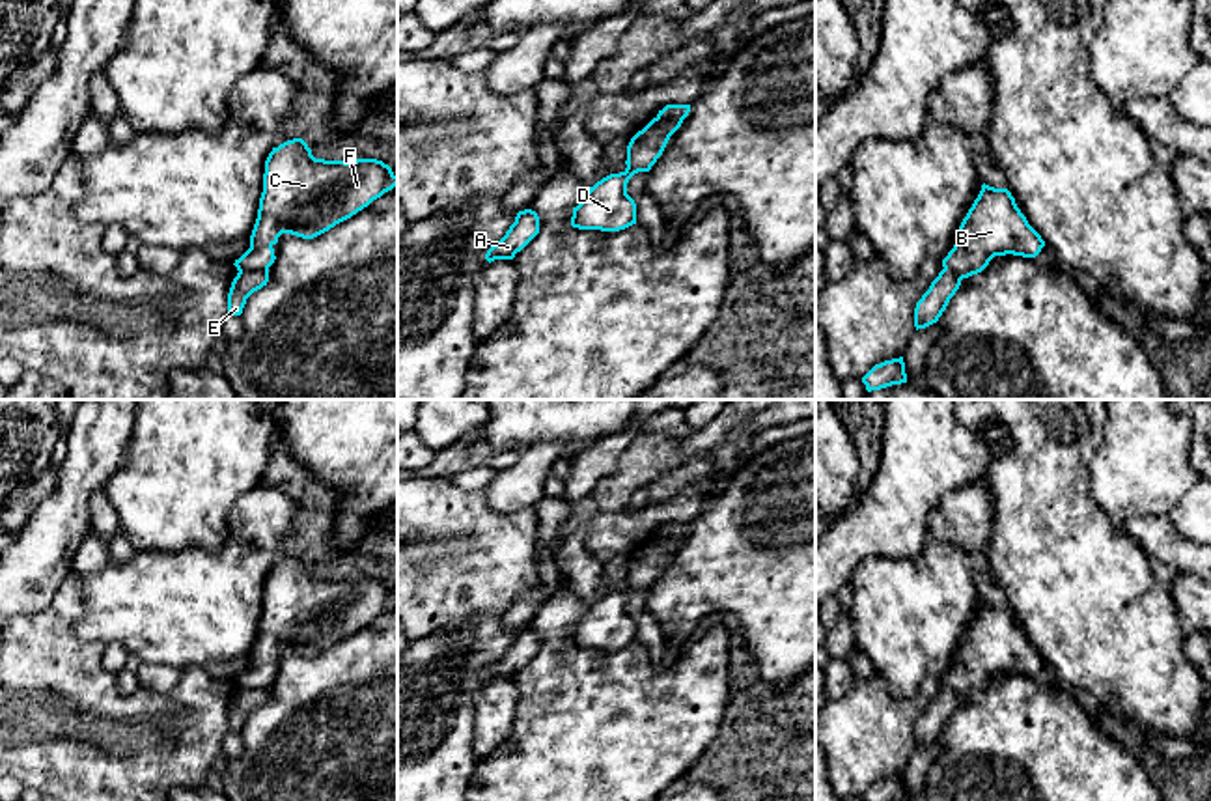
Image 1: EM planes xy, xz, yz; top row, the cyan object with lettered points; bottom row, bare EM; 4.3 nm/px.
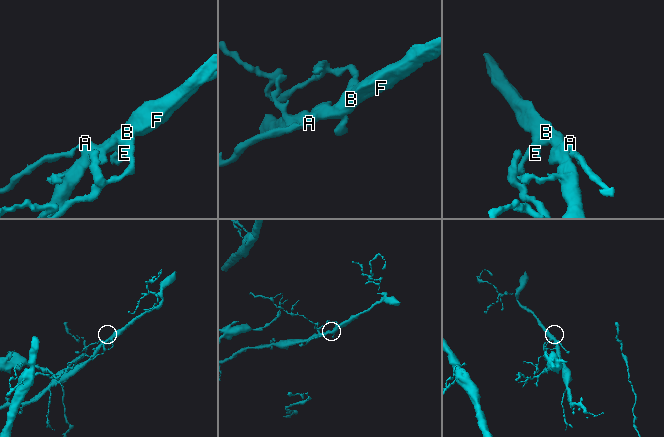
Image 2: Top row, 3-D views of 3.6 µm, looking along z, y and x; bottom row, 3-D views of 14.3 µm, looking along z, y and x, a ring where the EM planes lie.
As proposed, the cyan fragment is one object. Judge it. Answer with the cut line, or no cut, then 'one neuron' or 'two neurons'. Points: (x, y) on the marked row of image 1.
cut xy (267, 267), (239, 273); two neurons

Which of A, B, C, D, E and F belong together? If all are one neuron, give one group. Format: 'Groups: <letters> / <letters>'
Groups: A B C D F / E

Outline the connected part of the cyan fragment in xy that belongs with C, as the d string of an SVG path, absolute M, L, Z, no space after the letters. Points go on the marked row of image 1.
M302 138L272 148L265 161L263 192L250 248L237 271L269 269L282 233L313 239L351 218L397 185L397 176L377 159L315 159Z

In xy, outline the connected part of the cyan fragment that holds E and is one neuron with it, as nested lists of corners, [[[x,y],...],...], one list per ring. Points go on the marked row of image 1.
[[[269,269],[237,273],[228,293],[228,314],[241,316],[246,304],[246,299],[254,291],[267,286],[267,282],[269,282]]]

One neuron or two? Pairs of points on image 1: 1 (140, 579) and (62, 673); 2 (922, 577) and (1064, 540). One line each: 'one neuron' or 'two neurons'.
1: two neurons
2: two neurons

